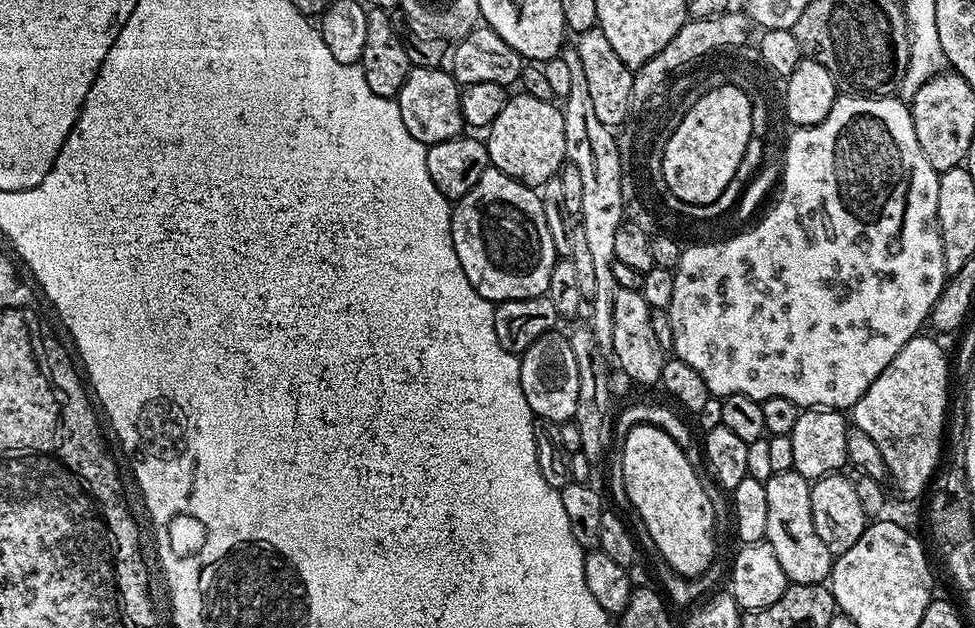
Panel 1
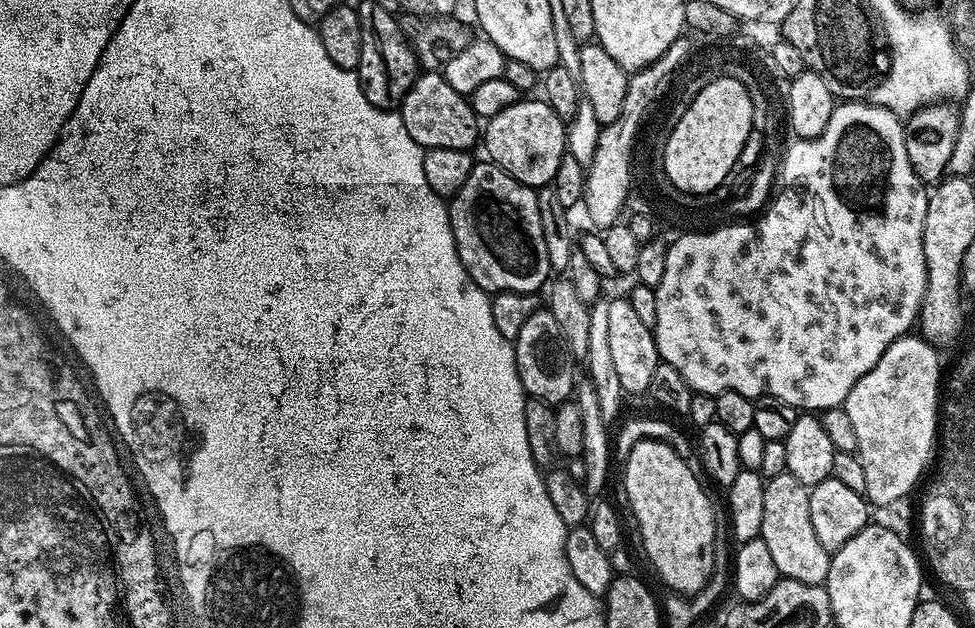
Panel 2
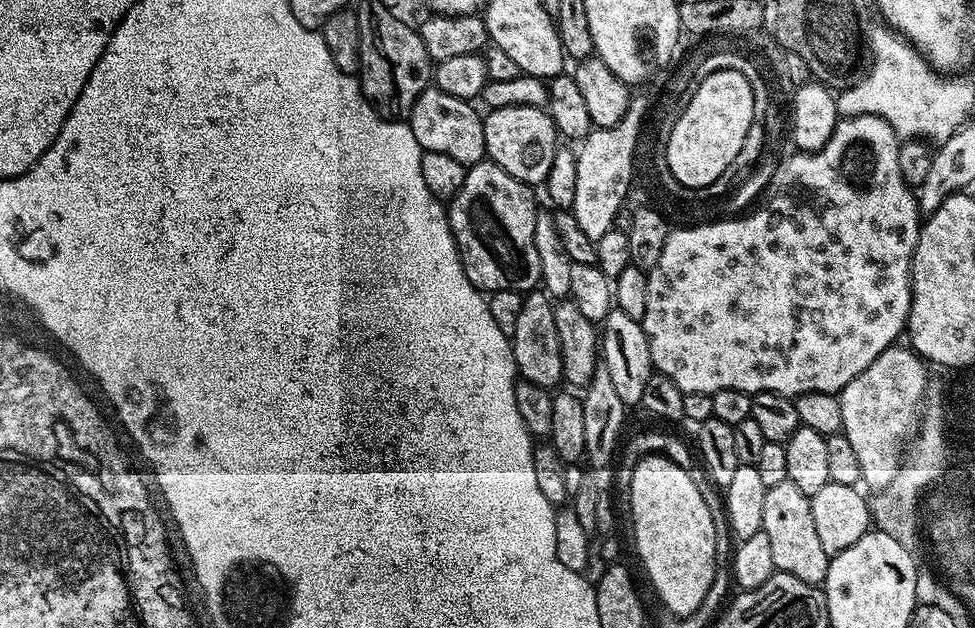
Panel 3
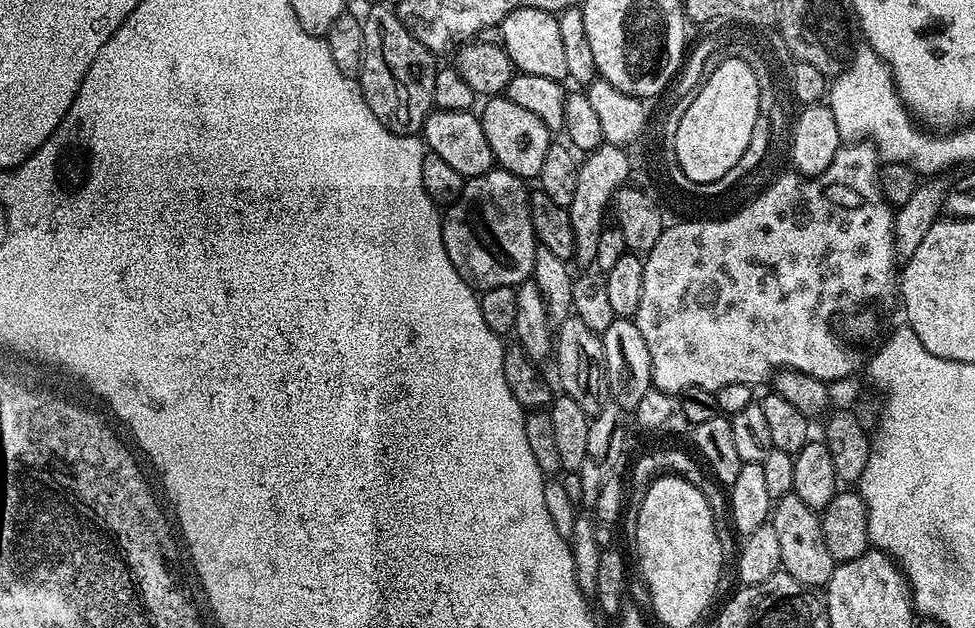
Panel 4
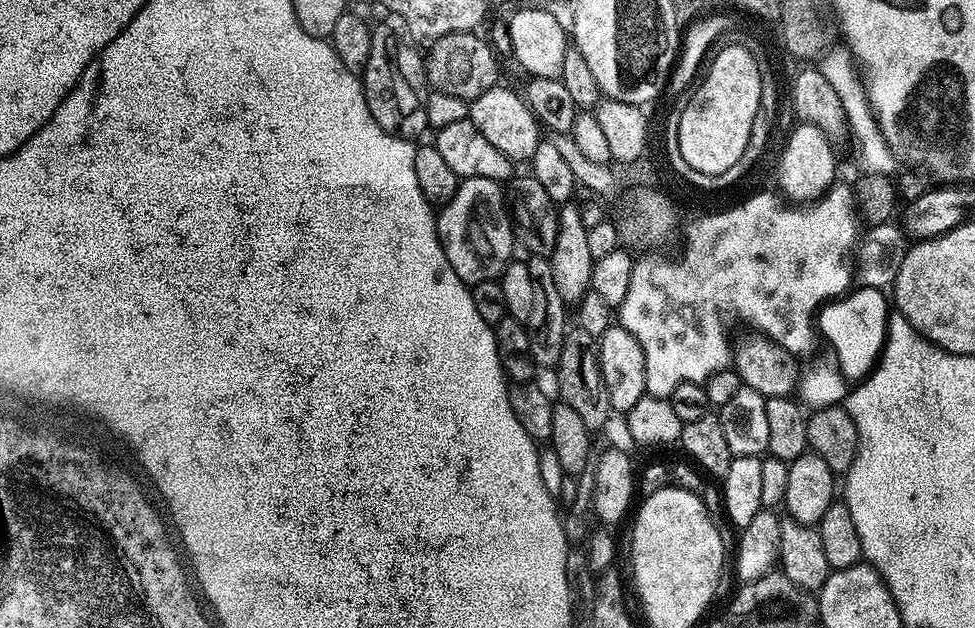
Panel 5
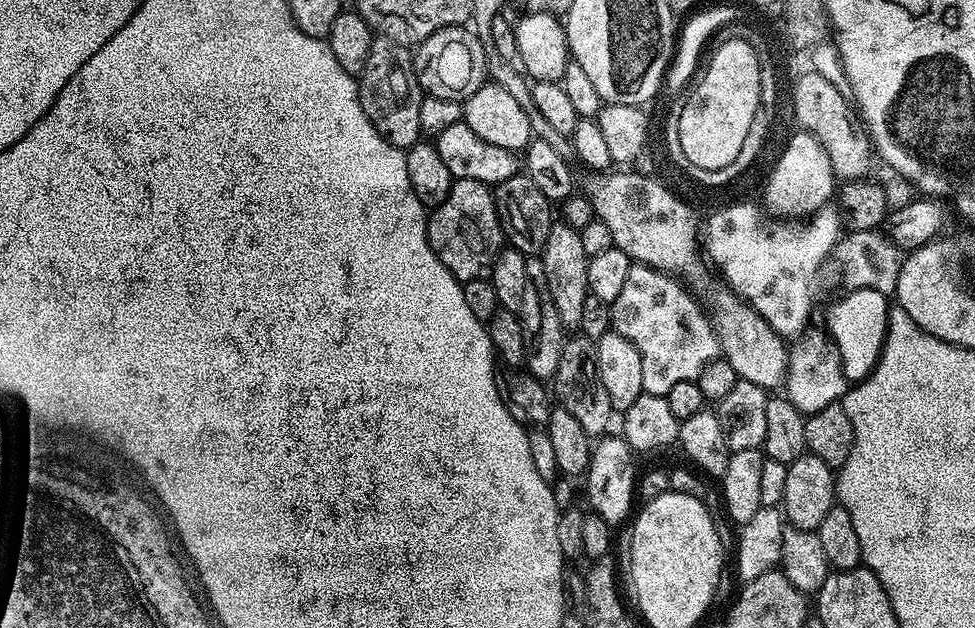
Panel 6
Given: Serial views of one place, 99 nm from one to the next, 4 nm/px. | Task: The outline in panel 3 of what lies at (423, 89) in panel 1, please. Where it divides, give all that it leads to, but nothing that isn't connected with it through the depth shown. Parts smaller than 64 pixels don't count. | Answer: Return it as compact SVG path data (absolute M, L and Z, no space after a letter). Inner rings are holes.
M430 86L412 107L410 123L414 138L418 138L425 152L448 154L465 166L477 164L479 160L485 159L486 138L481 113L476 113L472 107L469 101L454 98L454 94L446 94L441 88Z

